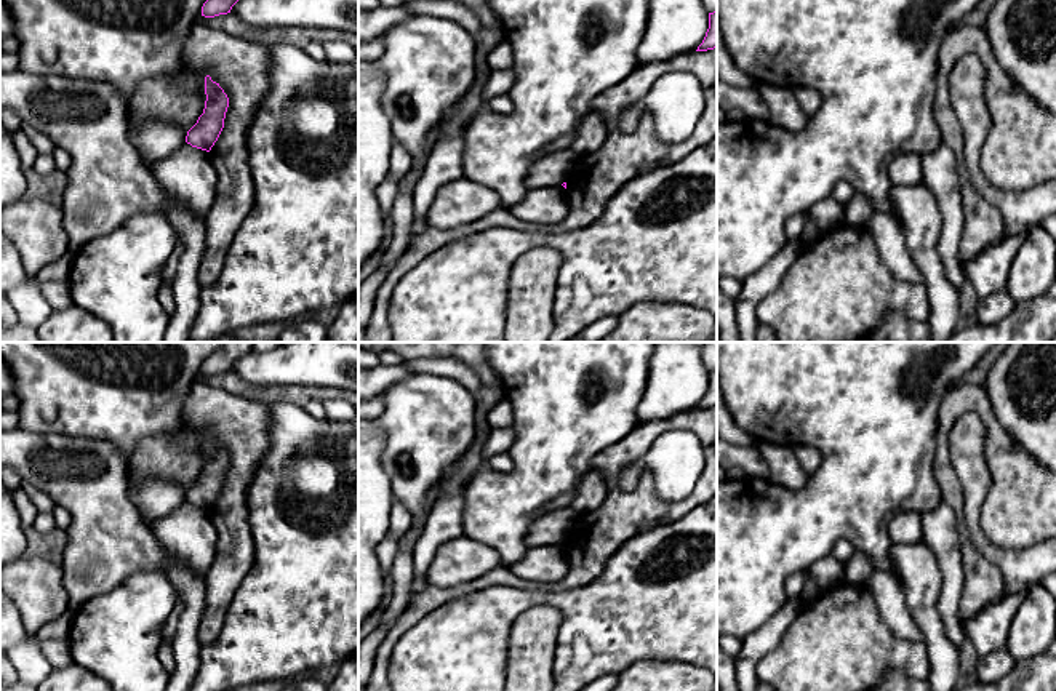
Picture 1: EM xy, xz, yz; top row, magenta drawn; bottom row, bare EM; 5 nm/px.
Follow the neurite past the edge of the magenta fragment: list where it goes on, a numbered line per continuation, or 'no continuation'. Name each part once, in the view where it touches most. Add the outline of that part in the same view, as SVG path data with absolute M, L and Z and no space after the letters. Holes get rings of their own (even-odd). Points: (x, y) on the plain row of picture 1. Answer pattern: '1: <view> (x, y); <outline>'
no continuation

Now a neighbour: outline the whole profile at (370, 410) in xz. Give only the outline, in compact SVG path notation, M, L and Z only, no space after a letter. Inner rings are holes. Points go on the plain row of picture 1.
M382 395L373 397L358 405L358 421L376 421L384 411Z

